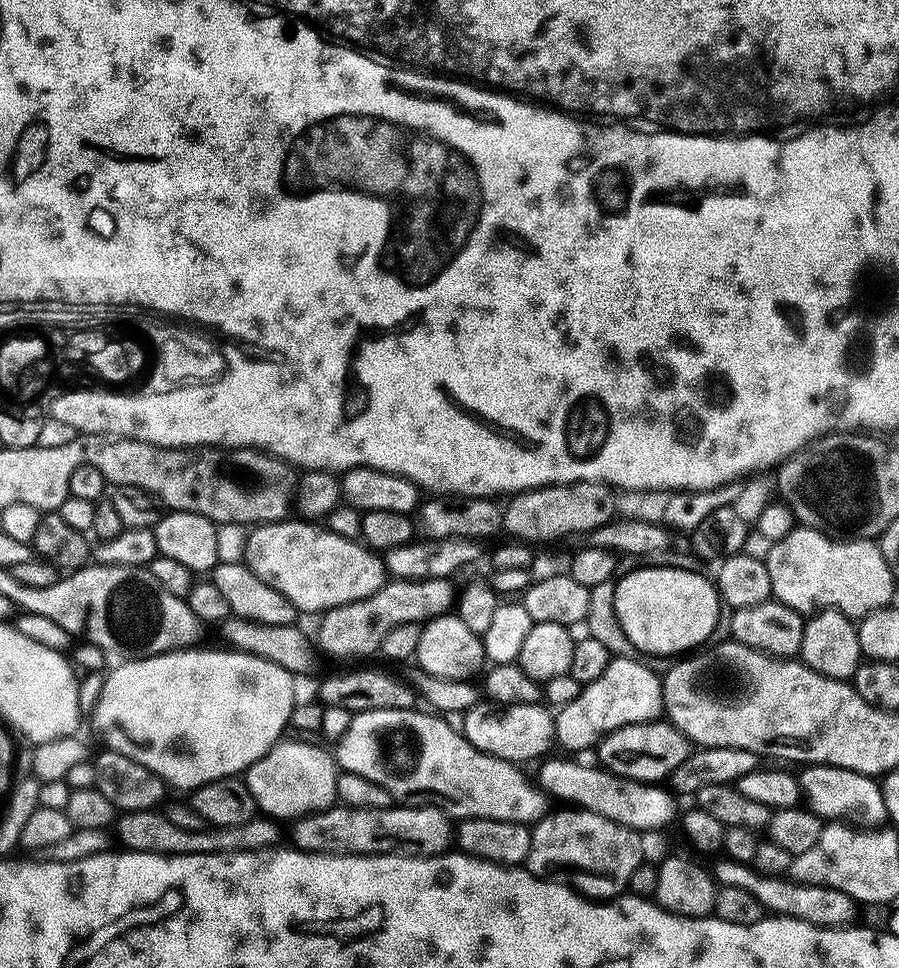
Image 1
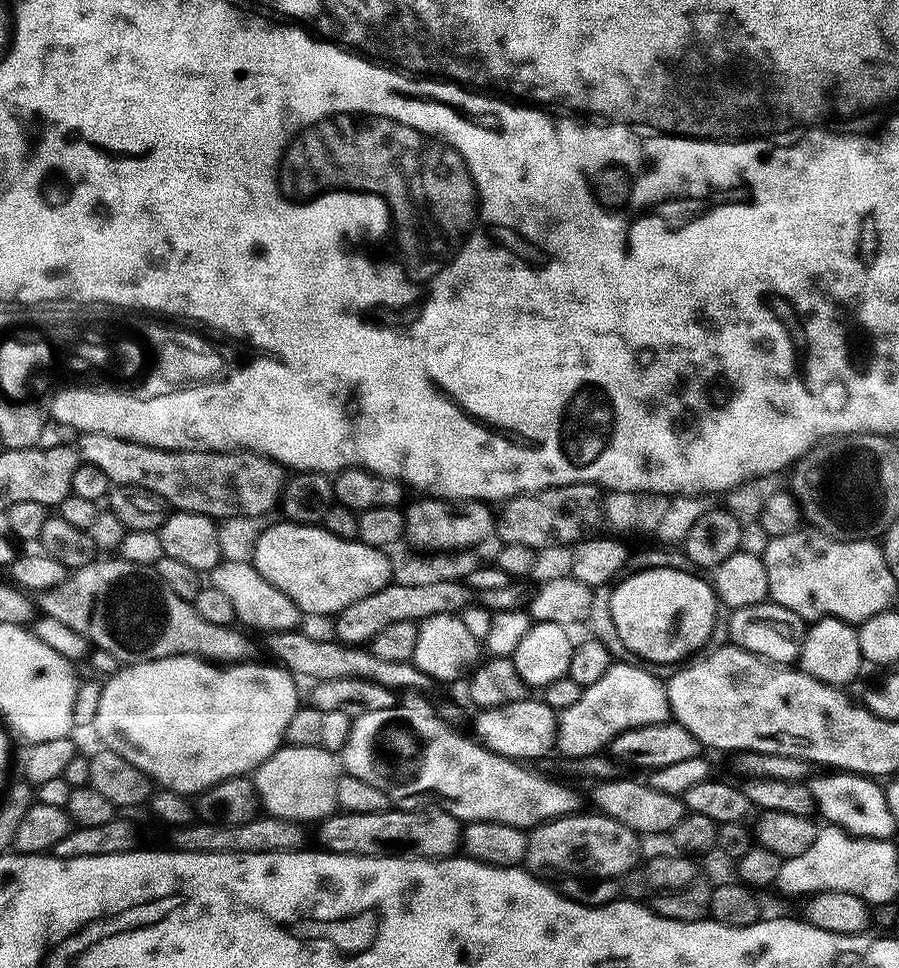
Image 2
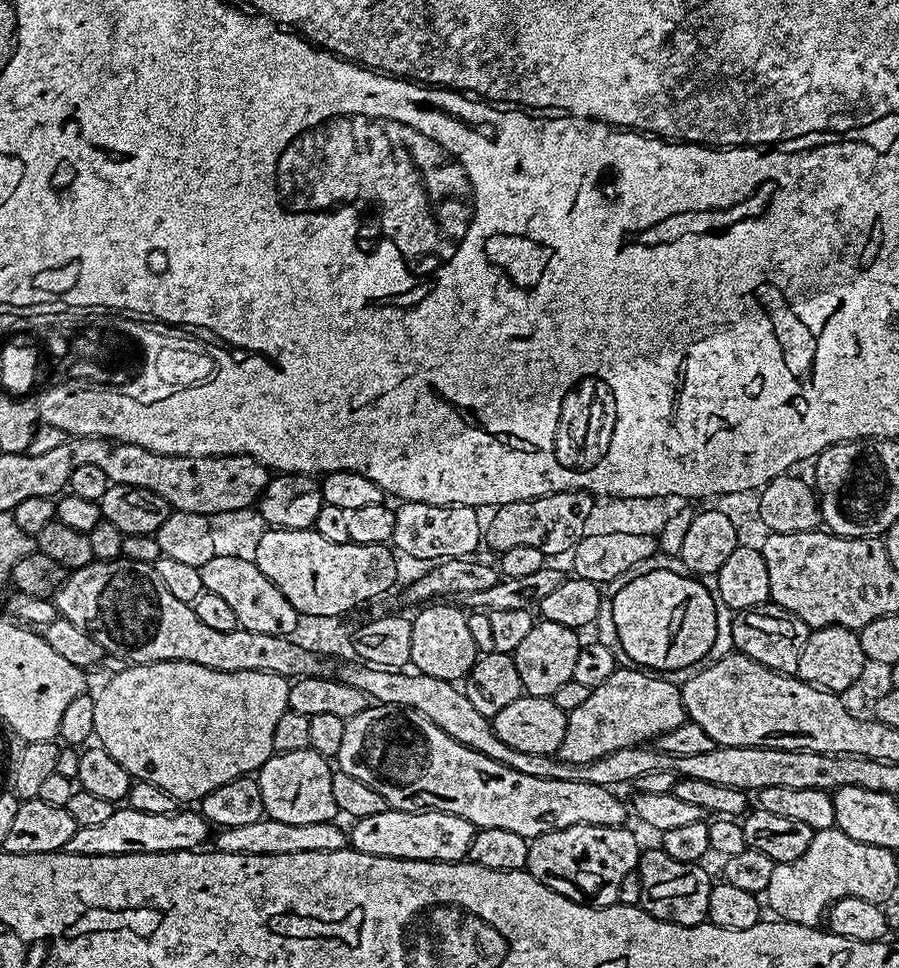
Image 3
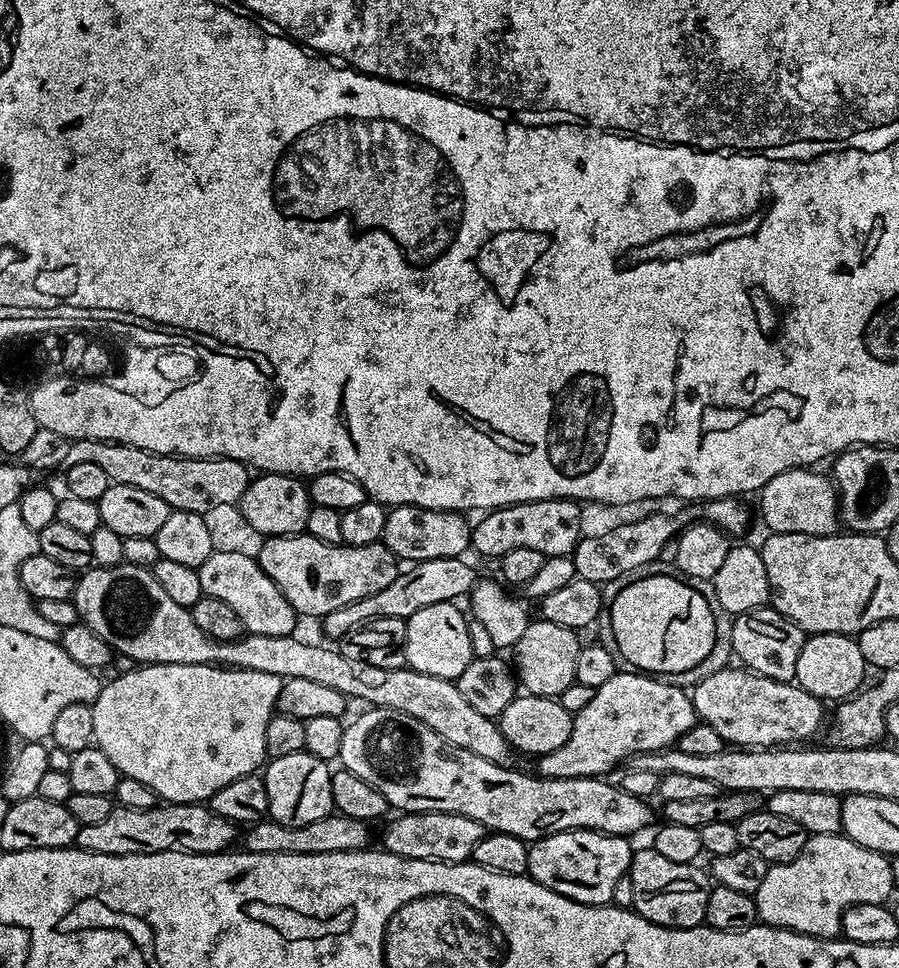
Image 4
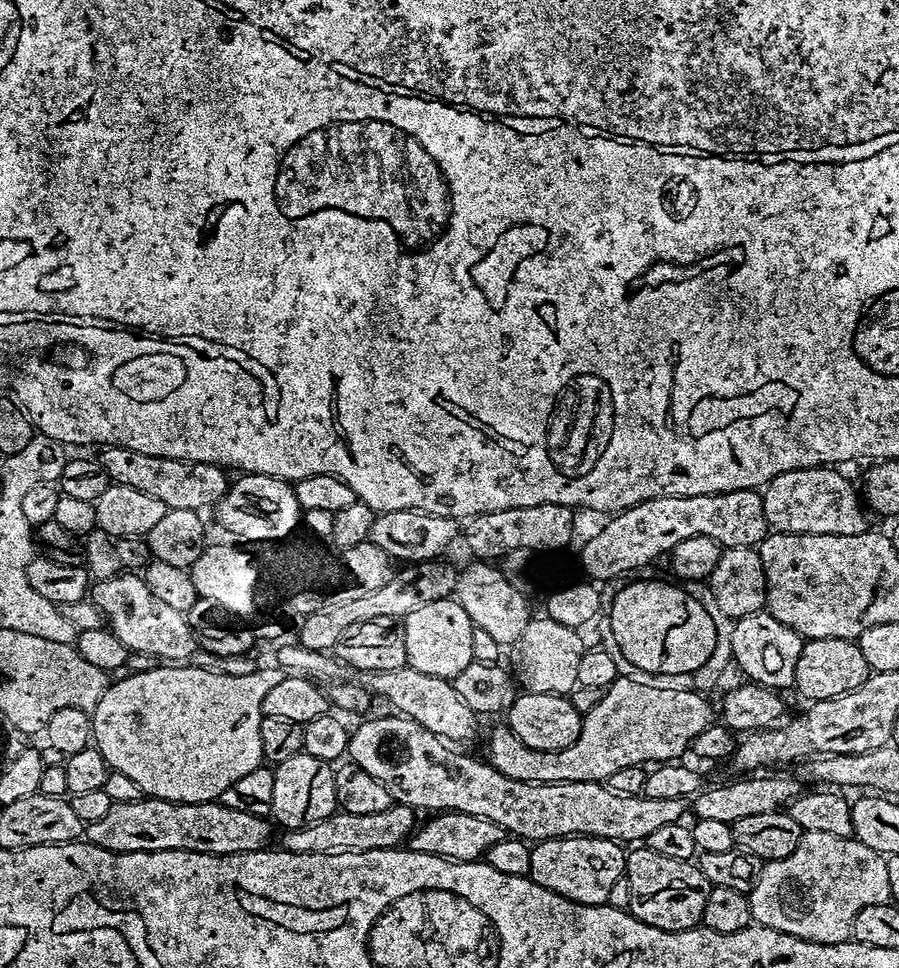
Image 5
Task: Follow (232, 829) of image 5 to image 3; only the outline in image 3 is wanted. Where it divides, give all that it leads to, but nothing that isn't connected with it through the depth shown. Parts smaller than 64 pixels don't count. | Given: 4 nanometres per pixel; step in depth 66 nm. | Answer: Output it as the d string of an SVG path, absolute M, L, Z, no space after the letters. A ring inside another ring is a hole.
M117 807L101 824L76 827L67 851L79 856L125 856L126 854L162 854L163 852L191 852L209 843L210 825L199 811L143 812L140 808Z

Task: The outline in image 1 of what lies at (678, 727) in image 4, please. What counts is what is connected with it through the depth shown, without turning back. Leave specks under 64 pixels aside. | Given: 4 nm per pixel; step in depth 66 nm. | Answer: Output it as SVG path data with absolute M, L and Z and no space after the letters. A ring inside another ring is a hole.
M617 656L602 670L602 678L594 678L594 682L583 685L580 693L573 701L564 705L555 713L556 738L555 743L565 748L565 753L584 752L595 749L605 736L614 730L631 724L647 724L649 720L661 719L664 712L664 686L659 675L655 676L639 659L627 660Z

